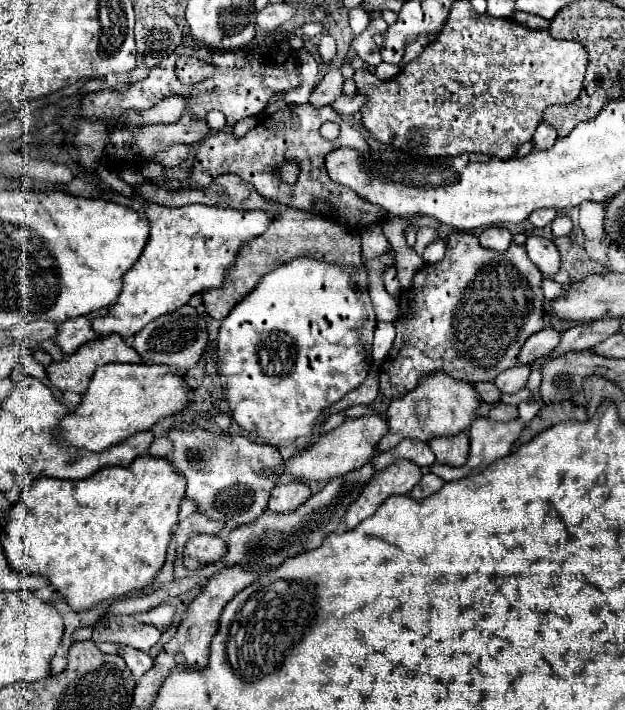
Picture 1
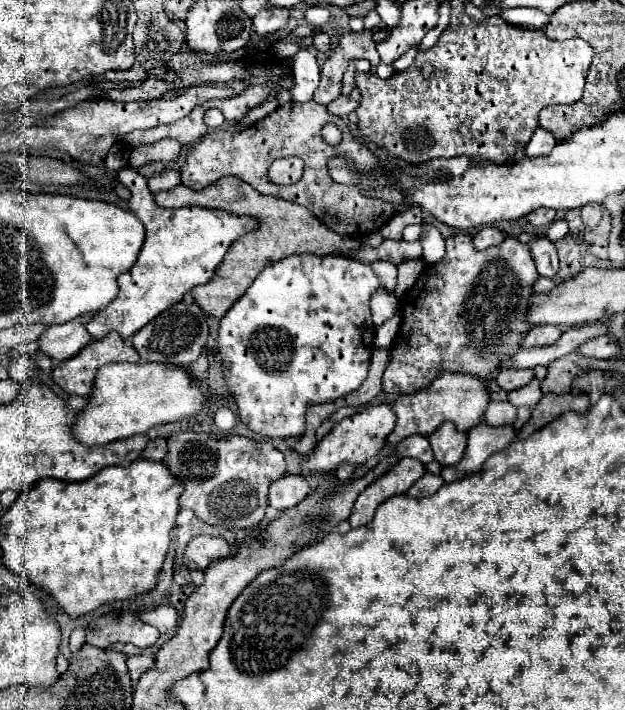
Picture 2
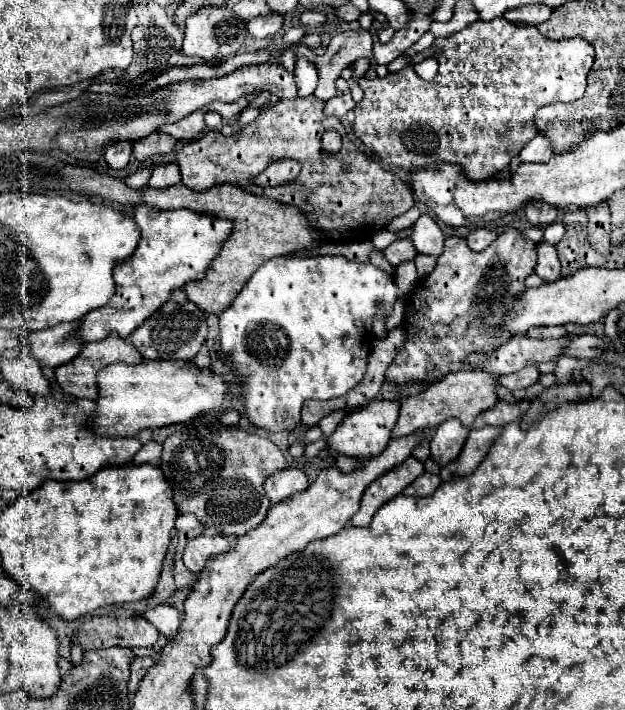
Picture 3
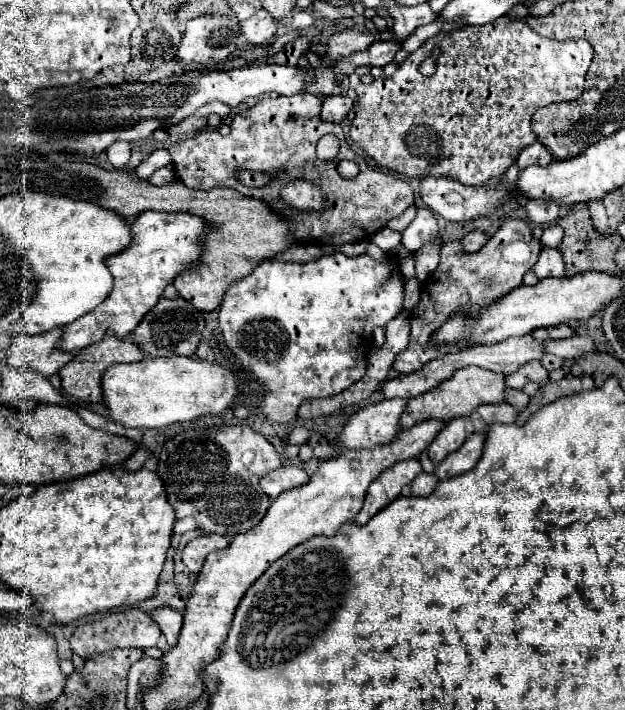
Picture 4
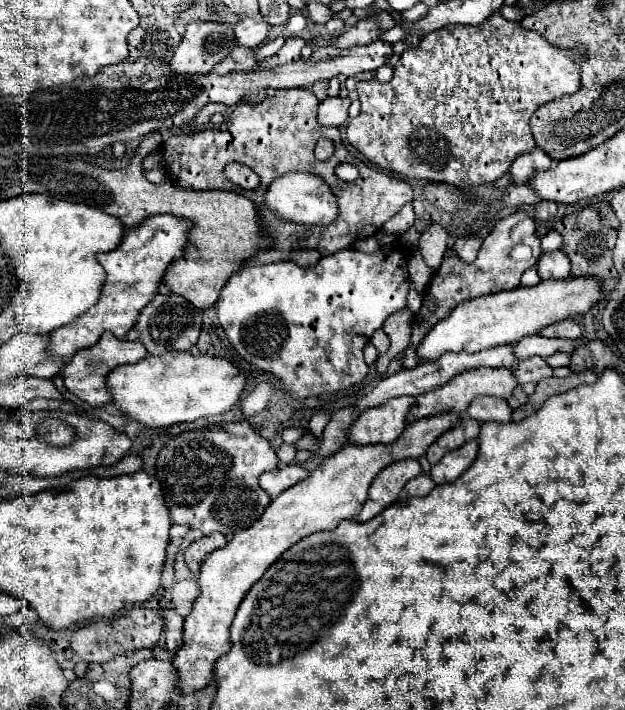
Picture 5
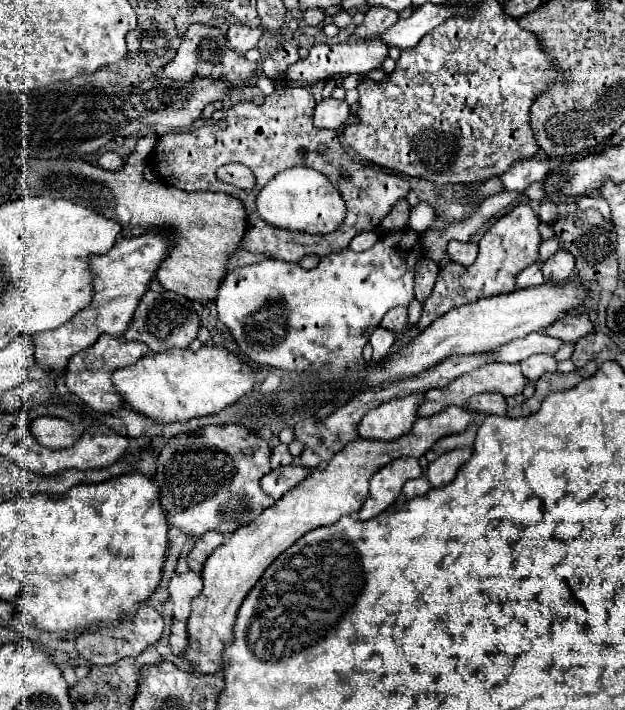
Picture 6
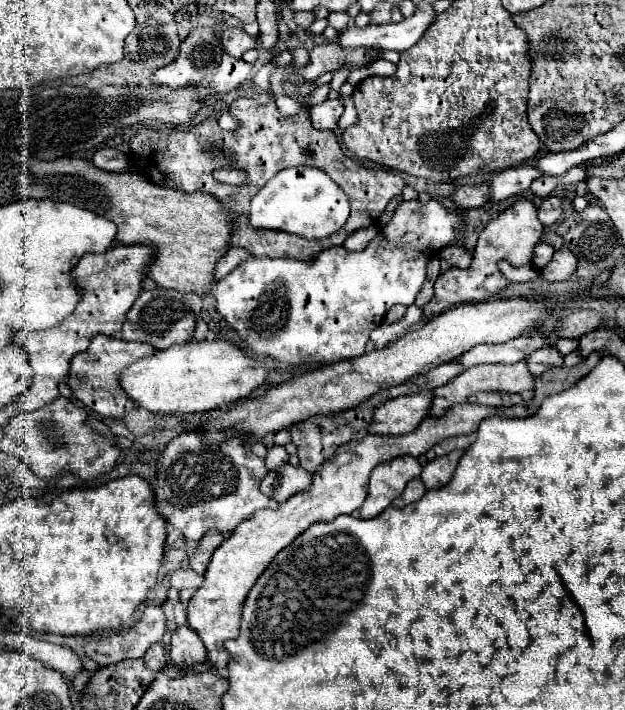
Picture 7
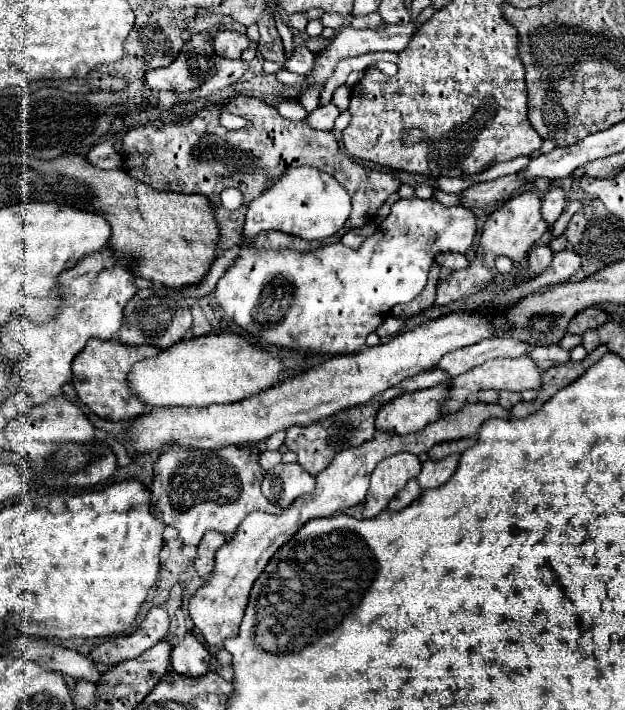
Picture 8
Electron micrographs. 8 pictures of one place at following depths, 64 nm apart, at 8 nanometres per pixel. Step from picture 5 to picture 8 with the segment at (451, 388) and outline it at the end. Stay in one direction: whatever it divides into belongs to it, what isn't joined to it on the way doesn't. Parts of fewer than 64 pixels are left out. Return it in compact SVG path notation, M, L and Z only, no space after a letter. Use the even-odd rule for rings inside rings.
M528 354L520 358L494 358L460 374L450 380L450 398L464 402L470 394L494 388L494 390L510 390L510 392L524 392L524 390L538 390L540 388L542 370L532 362Z

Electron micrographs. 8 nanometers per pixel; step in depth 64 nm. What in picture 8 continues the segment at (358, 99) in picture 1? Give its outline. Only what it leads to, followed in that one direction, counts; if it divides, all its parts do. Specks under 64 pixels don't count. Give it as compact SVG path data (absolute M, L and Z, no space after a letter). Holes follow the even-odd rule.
M330 102L328 106L322 106L322 108L316 108L314 112L310 112L306 120L314 130L332 130L338 114L340 114L340 110Z

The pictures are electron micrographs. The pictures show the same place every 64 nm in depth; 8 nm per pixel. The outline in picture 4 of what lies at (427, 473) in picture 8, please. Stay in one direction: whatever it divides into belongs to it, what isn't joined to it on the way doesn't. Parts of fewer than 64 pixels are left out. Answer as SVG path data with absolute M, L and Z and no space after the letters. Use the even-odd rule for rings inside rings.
M474 432L460 450L448 454L448 458L436 466L436 470L434 470L436 478L450 480L454 476L460 476L460 474L472 470L482 456L482 448L484 448L484 432Z

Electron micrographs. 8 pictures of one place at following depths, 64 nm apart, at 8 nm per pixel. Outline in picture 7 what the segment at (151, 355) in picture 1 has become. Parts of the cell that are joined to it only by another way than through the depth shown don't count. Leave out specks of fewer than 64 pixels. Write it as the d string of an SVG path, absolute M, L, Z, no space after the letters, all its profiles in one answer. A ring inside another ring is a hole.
M158 286L154 290L142 290L142 294L136 298L134 306L126 316L126 322L120 334L122 334L122 340L144 342L154 346L156 350L164 350L172 344L188 342L194 332L194 322L196 322L196 316L184 302L184 294L176 290L164 290Z

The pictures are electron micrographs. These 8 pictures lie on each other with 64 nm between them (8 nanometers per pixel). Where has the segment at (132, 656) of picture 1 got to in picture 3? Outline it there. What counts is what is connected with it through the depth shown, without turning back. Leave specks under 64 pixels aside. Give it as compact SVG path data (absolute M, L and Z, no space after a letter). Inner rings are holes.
M146 656L146 658L134 658L132 660L132 664L130 664L130 682L128 682L128 690L132 694L138 690L140 682L142 682L142 678L146 674L146 670L152 668L154 664L156 664L156 660L150 658L150 656Z

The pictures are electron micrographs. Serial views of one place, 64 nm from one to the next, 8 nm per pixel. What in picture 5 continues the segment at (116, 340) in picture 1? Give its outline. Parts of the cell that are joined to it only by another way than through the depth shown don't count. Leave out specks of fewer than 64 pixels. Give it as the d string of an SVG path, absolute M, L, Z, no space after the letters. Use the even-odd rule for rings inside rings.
M108 332L102 334L102 338L98 340L98 344L80 350L62 370L64 374L64 386L78 396L80 400L88 402L90 406L106 406L108 402L112 402L112 394L108 390L106 384L106 376L110 374L110 370L118 368L120 364L128 364L128 362L138 362L144 356L148 356L148 350L144 350L144 344L140 342L130 342L130 340L120 340Z

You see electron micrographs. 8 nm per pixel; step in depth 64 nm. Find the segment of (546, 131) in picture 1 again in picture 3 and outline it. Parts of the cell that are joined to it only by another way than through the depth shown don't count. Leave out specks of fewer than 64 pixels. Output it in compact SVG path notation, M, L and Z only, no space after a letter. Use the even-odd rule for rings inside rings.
M540 134L534 140L530 140L520 152L520 162L548 162L550 158L552 158L550 140Z

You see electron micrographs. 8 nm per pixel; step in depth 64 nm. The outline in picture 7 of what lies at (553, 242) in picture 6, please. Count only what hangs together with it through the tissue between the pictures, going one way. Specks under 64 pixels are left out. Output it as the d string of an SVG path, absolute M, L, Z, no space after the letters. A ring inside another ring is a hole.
M540 242L536 248L534 248L534 256L532 256L532 266L542 270L550 260L552 260L552 254L554 254L554 248L546 242Z

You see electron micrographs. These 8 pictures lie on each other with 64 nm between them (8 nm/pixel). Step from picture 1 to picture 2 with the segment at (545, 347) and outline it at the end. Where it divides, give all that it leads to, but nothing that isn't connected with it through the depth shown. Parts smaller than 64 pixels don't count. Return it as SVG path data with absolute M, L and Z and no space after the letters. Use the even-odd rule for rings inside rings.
M534 326L524 336L524 346L546 346L560 338L562 330L556 326Z

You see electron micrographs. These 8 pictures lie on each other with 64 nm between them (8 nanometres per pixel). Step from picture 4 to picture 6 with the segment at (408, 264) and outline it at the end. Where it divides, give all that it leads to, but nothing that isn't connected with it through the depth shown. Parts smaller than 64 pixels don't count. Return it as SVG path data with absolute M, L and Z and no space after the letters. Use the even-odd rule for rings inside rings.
M424 258L420 262L420 268L418 268L418 274L416 274L416 300L422 304L430 294L432 294L432 286L436 282L436 276L440 272L440 266L438 262L430 260L430 258Z

